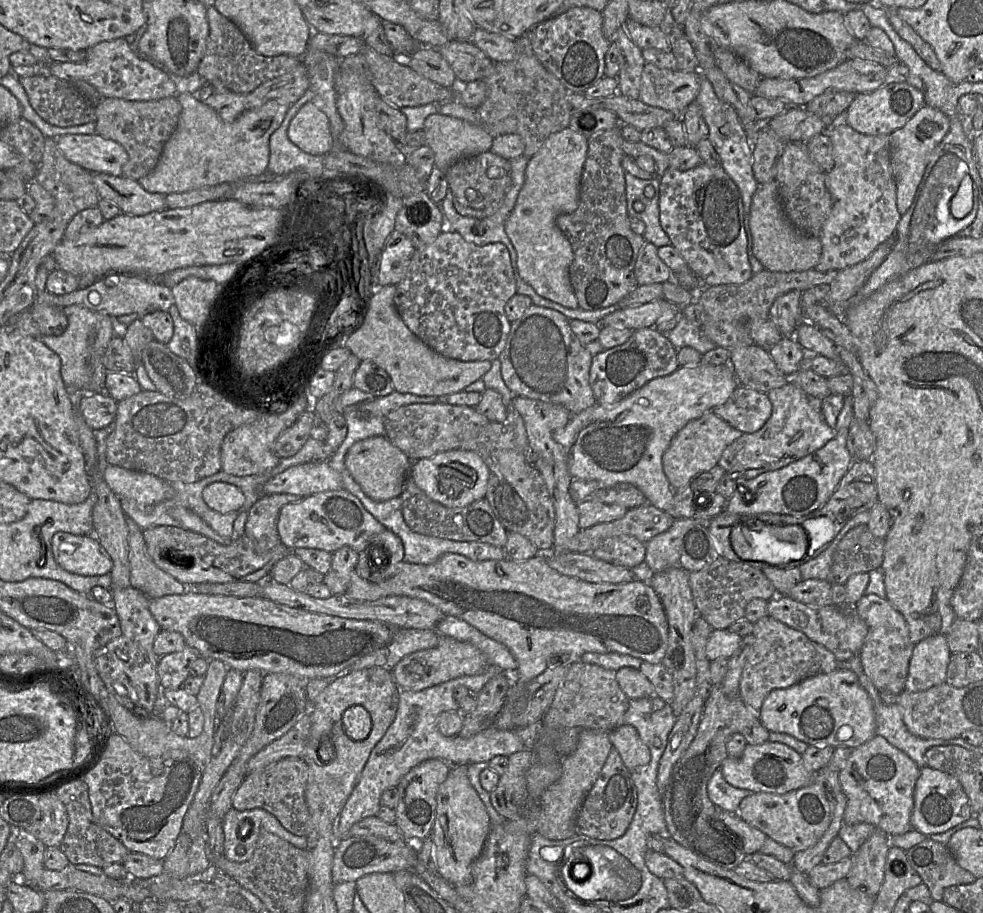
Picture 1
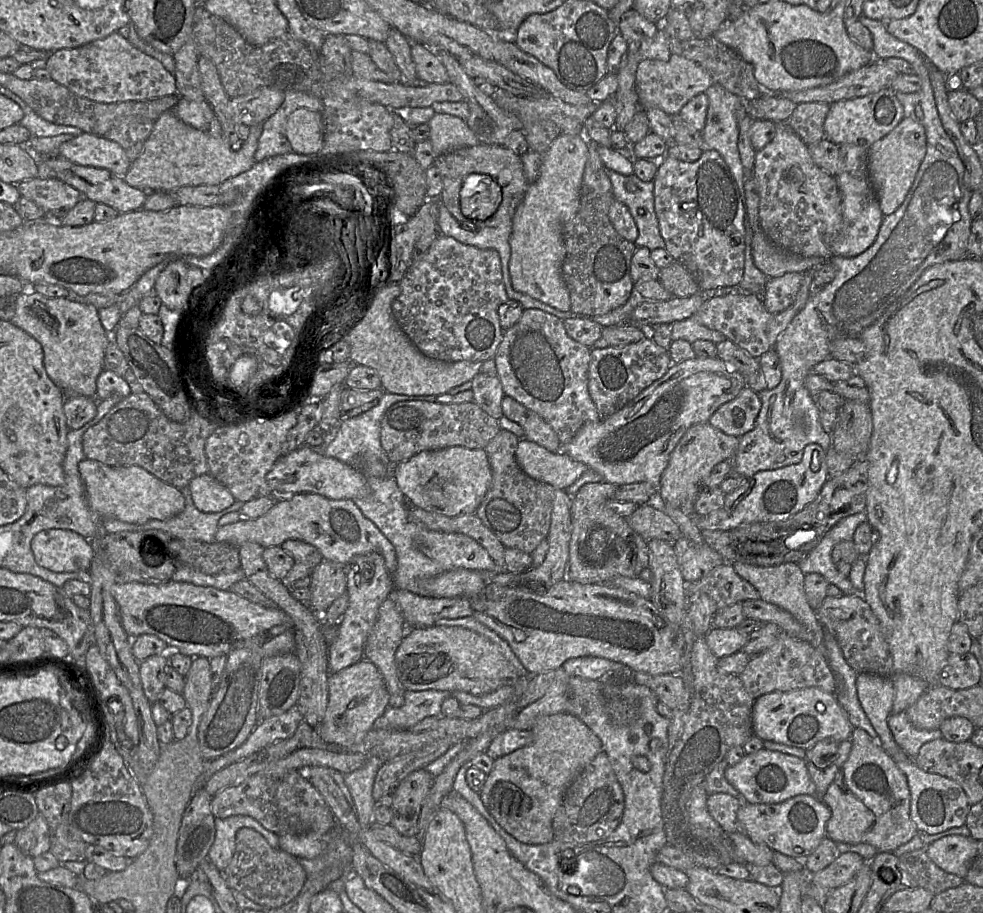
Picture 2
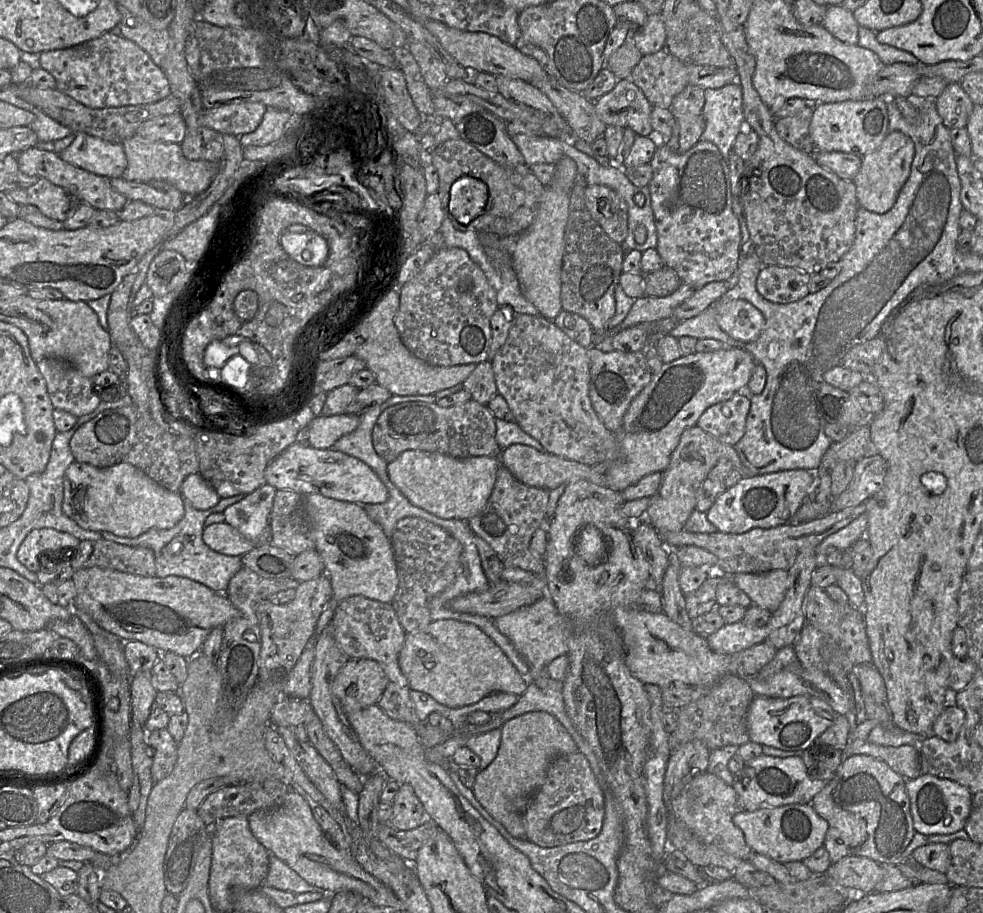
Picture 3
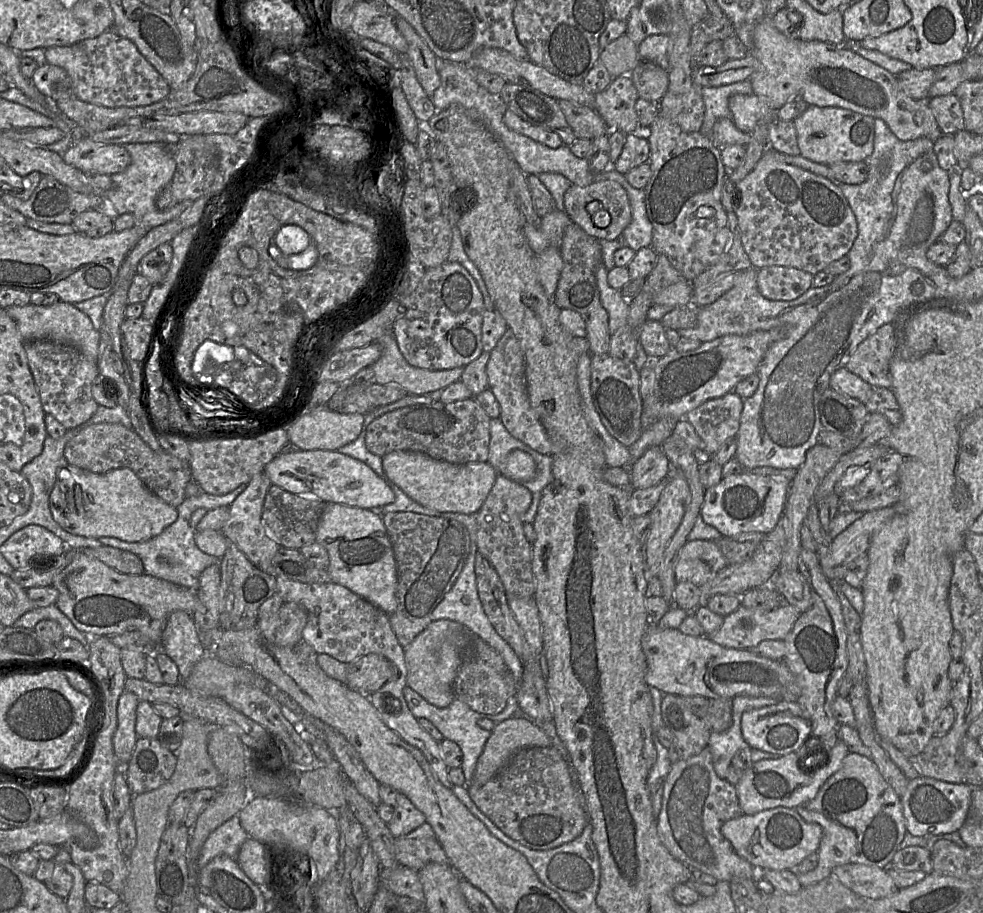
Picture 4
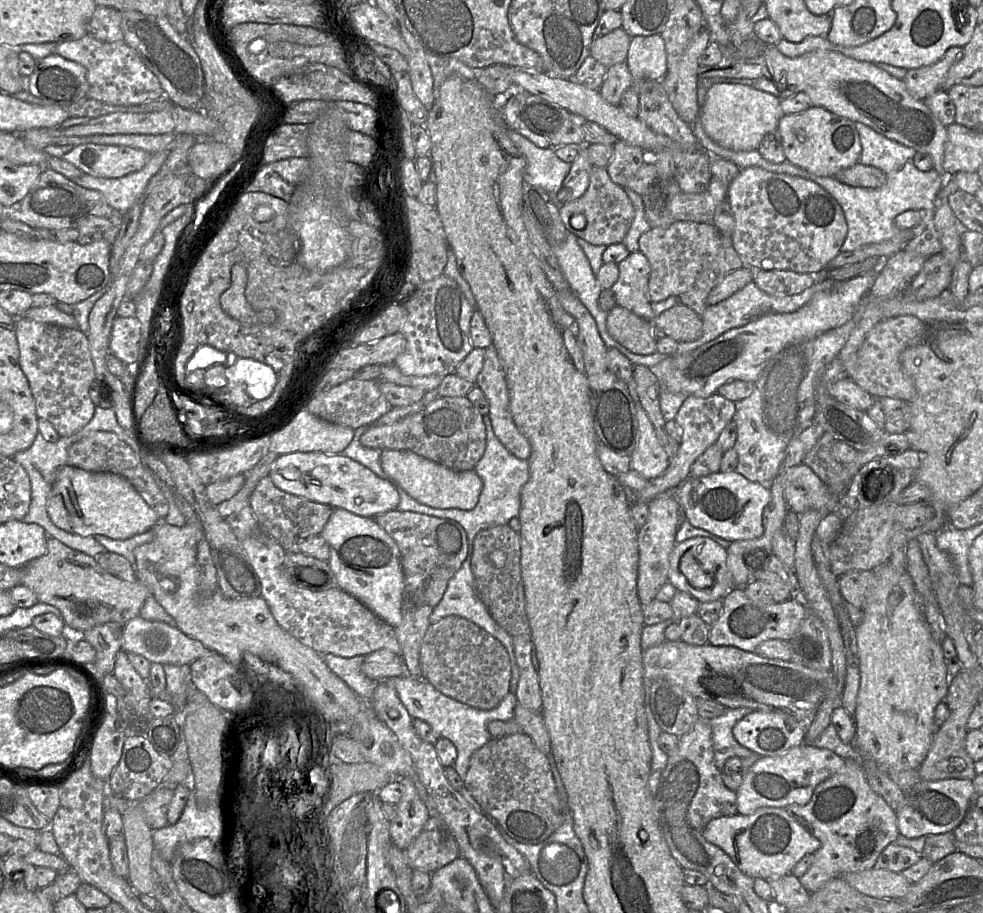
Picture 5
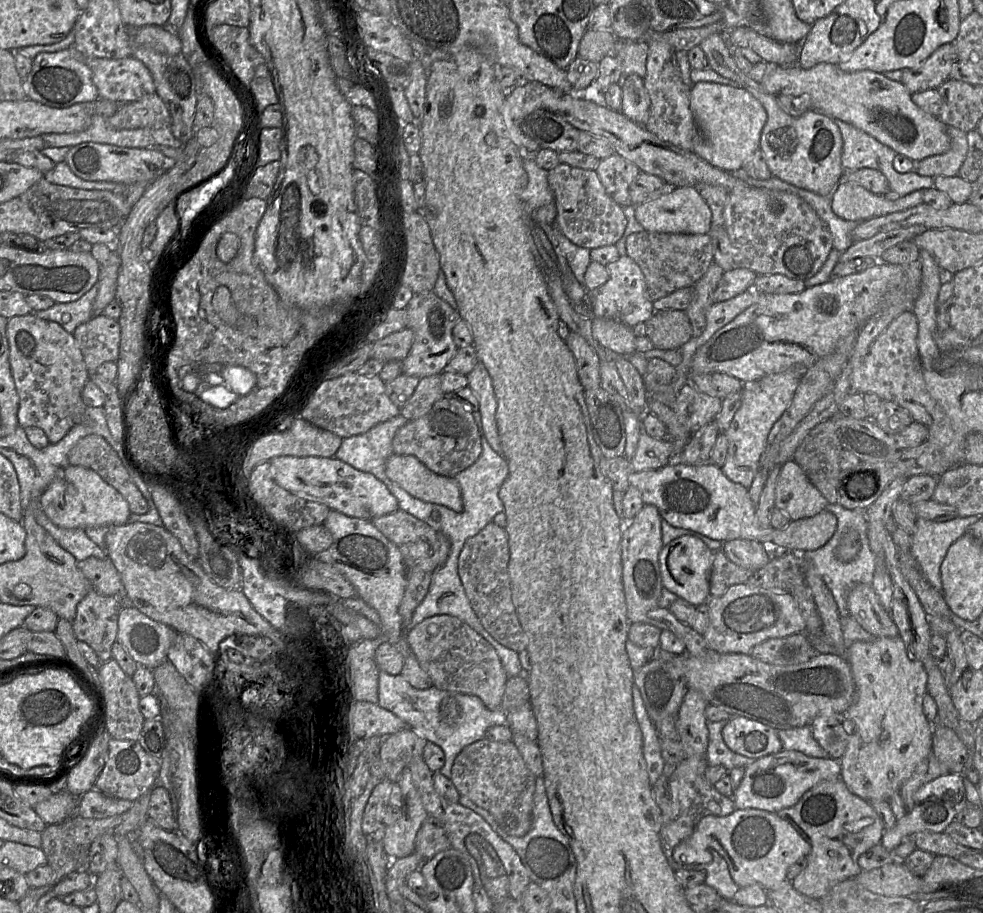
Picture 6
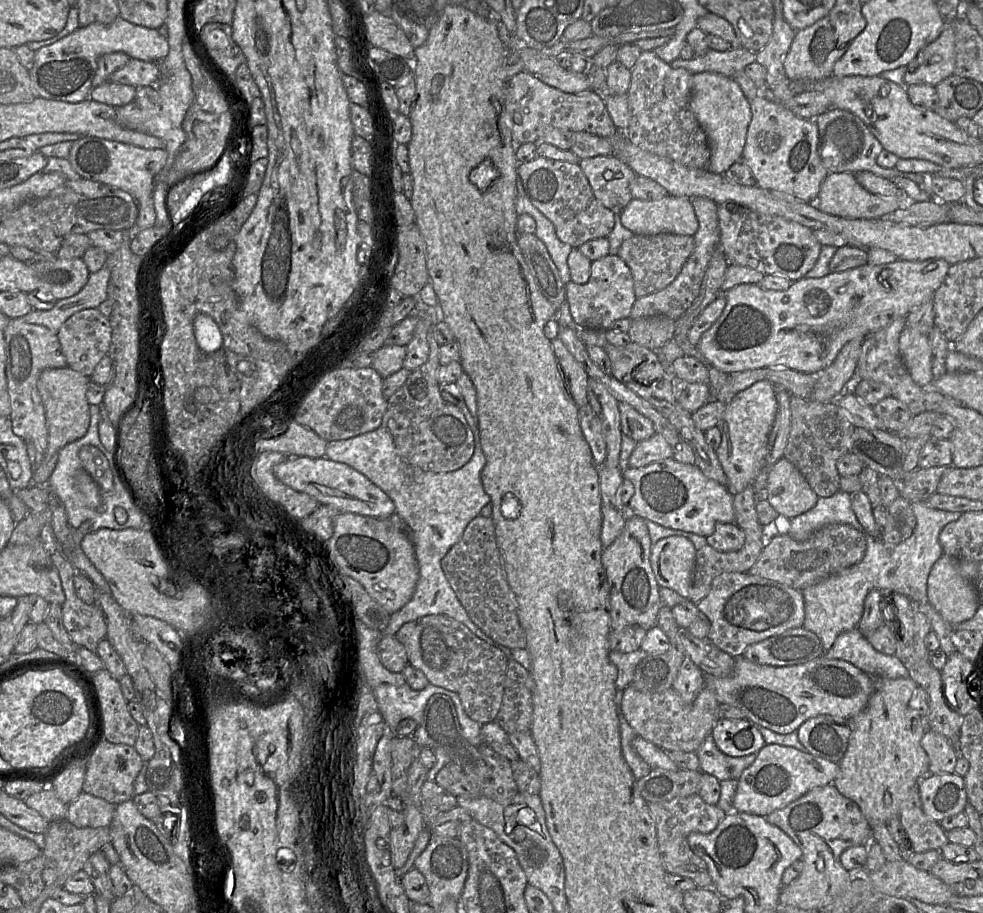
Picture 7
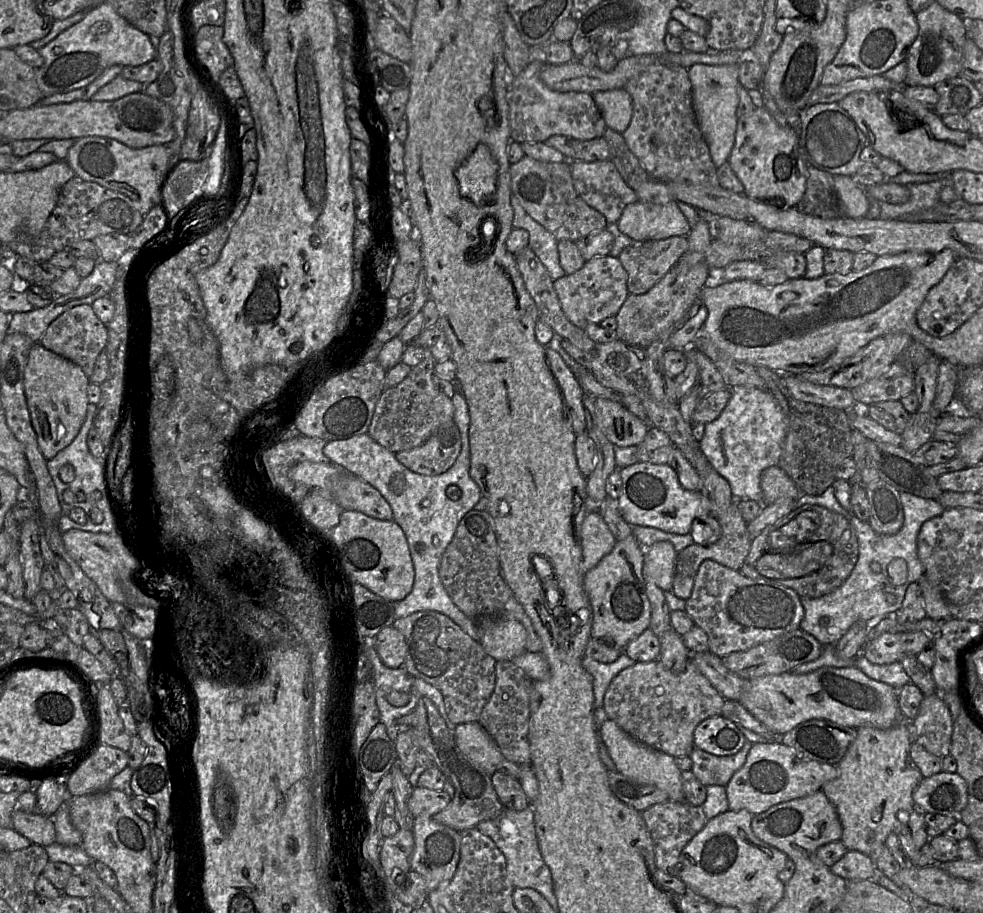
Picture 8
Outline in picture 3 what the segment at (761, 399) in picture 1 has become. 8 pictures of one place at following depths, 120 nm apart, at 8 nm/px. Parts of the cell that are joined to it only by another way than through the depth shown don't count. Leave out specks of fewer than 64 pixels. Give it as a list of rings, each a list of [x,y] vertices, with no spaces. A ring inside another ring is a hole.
[[[744,390],[728,400],[710,406],[699,417],[696,426],[720,442],[735,446],[745,433],[751,396]]]

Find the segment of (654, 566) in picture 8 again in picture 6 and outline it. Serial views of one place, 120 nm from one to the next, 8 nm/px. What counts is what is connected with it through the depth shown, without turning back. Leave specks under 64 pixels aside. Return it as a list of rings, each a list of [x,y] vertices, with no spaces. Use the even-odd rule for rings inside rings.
[[[680,536],[663,546],[659,554],[663,587],[694,606],[707,603],[710,598],[710,577],[714,551],[698,537]]]

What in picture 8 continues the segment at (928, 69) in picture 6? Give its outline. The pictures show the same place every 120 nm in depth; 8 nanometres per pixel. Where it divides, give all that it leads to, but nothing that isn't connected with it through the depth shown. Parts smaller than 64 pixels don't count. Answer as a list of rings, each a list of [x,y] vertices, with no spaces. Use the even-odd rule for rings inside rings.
[[[936,1],[915,13],[918,34],[907,50],[904,62],[908,86],[934,87],[937,83],[960,75],[963,47],[967,37],[964,20]]]

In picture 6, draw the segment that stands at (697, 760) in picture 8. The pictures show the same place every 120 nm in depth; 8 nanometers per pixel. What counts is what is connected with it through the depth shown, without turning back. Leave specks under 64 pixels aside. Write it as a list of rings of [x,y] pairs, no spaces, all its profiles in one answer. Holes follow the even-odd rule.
[[[707,720],[709,733],[707,747],[708,766],[723,766],[728,771],[733,768],[746,768],[756,759],[737,754],[727,747],[722,736],[722,731],[727,721],[714,722]]]

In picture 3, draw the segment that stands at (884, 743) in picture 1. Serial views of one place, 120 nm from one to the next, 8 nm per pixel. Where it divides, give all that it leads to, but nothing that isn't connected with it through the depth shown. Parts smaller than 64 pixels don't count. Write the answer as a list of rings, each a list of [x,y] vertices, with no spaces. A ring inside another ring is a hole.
[[[855,754],[844,759],[835,776],[813,797],[810,805],[828,822],[823,846],[828,851],[832,864],[850,855],[866,857],[879,864],[897,864],[916,832],[906,780],[885,762],[868,755]]]

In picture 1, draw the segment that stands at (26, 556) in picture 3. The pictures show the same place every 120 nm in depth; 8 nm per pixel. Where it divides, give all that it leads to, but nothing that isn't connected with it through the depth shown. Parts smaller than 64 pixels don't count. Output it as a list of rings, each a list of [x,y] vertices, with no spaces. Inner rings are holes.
[[[57,532],[52,538],[52,552],[59,566],[77,575],[102,576],[112,569],[110,557],[94,534]]]

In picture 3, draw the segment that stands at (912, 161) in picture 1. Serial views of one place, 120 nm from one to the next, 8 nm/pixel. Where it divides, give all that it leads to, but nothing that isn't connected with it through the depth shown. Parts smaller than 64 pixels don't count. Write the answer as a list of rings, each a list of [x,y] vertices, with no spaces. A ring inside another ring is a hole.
[[[893,131],[887,134],[878,148],[862,156],[860,169],[853,179],[858,205],[877,214],[890,210],[909,177],[914,153],[912,139],[900,131]]]

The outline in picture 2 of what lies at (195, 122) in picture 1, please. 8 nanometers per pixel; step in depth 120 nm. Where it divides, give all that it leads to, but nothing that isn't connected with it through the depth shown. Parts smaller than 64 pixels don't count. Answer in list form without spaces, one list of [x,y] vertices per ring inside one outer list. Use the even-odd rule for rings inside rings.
[[[173,111],[164,112],[155,122],[140,155],[131,162],[123,177],[131,187],[146,193],[170,192],[185,186],[218,185],[248,171],[255,164],[255,152],[262,133],[262,124],[249,127],[249,135],[238,151],[232,151],[222,138],[193,128],[181,121]]]

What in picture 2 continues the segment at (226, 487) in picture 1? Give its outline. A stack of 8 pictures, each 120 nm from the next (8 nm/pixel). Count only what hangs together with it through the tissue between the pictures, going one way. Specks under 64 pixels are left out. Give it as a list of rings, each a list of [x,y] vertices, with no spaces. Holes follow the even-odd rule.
[[[210,474],[193,478],[188,487],[196,508],[201,512],[220,512],[236,501],[231,492]]]

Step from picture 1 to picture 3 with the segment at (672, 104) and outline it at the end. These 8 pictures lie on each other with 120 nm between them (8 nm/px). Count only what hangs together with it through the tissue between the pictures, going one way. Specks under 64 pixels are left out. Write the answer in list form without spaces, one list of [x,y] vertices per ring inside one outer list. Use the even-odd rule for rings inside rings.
[[[666,49],[654,54],[643,55],[634,67],[629,79],[643,92],[653,107],[669,109],[675,96],[687,86],[697,86],[703,90],[718,89],[733,82],[737,82],[736,67],[716,68],[698,65],[693,62],[682,62]]]

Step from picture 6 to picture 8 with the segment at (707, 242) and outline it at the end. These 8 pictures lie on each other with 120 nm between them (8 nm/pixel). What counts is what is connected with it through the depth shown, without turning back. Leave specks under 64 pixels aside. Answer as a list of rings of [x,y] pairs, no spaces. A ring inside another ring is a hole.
[[[687,236],[634,241],[618,258],[627,271],[628,292],[641,295],[654,287],[688,250]]]

